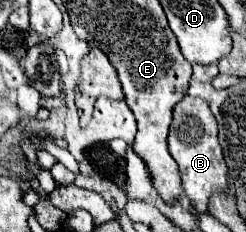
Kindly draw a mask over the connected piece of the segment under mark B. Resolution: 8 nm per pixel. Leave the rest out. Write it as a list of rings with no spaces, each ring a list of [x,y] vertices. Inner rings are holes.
[[[184,96],[174,106],[174,120],[168,134],[168,146],[172,158],[178,162],[178,172],[182,178],[182,186],[186,198],[192,208],[198,212],[206,212],[208,198],[216,190],[226,190],[228,186],[228,168],[222,156],[222,146],[218,142],[218,126],[216,118],[208,108],[208,102],[192,96]]]

